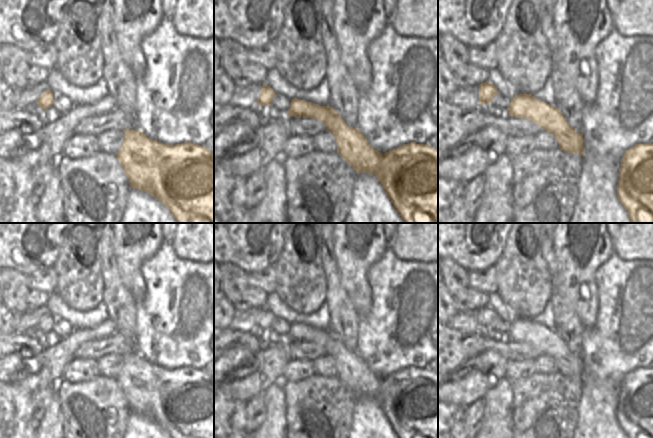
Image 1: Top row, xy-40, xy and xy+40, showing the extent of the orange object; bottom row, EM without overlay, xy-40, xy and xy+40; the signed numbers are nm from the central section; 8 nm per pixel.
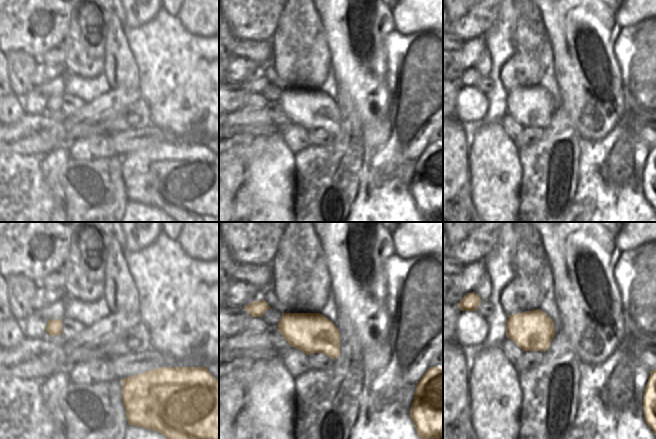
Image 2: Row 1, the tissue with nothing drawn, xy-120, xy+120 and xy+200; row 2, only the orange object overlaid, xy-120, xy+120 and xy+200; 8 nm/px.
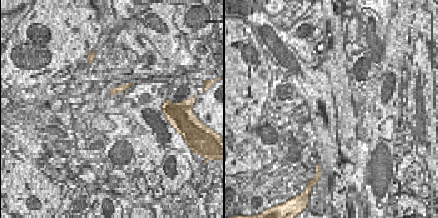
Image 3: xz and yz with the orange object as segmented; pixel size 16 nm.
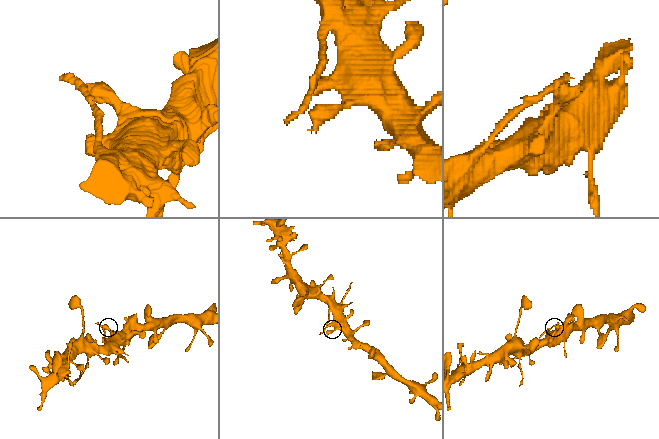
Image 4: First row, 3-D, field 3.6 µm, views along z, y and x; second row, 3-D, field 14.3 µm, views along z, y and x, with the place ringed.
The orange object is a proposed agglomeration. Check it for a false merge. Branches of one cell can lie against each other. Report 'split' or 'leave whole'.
leave whole

